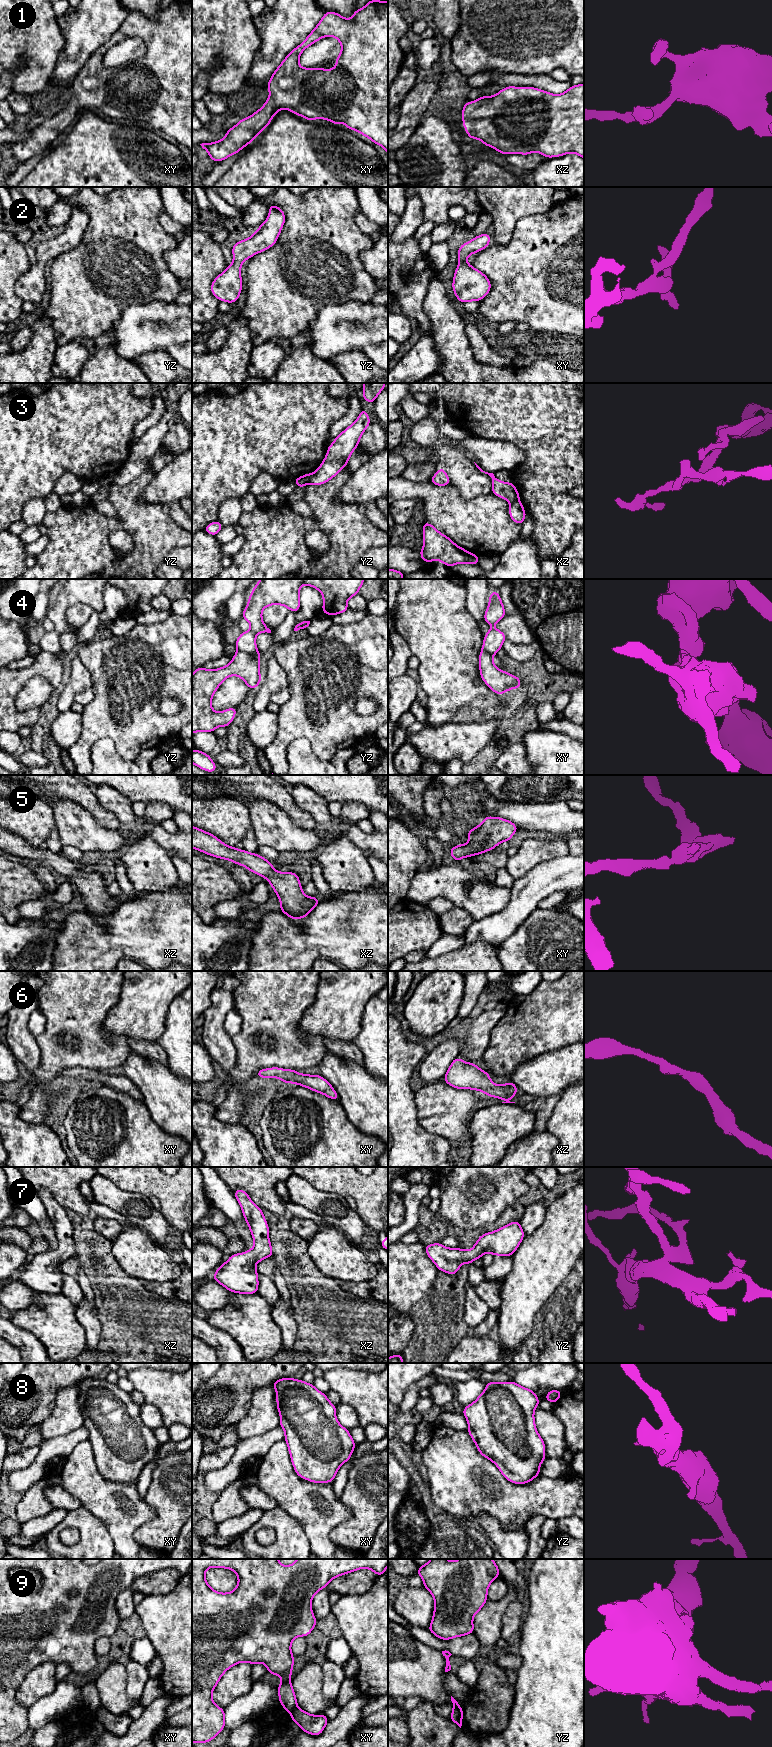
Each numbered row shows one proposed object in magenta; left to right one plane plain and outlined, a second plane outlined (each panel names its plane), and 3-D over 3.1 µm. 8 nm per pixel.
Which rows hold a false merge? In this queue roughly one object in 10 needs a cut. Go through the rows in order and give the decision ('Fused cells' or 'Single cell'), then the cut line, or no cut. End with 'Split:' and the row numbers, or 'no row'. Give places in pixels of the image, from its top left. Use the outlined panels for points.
1: Single cell. No split
2: Single cell. No split
3: Fused cells. Split along yz (312, 474), (309, 482)
4: Fused cells. Split along yz (238, 649), (244, 652), (254, 652), (257, 650)
5: Single cell. No split
6: Single cell. No split
7: Single cell. No split
8: Single cell. No split
9: Fused cells. Split along xy (297, 1706), (290, 1712)
Split: 3, 4, 9

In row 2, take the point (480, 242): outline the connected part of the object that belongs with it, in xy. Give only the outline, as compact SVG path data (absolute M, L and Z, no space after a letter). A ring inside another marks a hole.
M486 232L462 244L458 249L457 266L452 289L456 298L462 302L481 301L491 290L487 276L467 263L467 257L489 246L490 235Z

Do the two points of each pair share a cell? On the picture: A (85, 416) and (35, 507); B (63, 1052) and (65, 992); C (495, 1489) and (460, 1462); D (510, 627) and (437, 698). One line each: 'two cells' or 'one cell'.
A: two cells
B: one cell
C: one cell
D: two cells

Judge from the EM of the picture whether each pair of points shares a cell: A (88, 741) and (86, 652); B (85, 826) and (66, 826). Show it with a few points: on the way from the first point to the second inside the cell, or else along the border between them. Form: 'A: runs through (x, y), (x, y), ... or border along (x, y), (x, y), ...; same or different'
A: runs through (101, 719), (102, 674); same
B: runs through (80, 826), (71, 826); same

